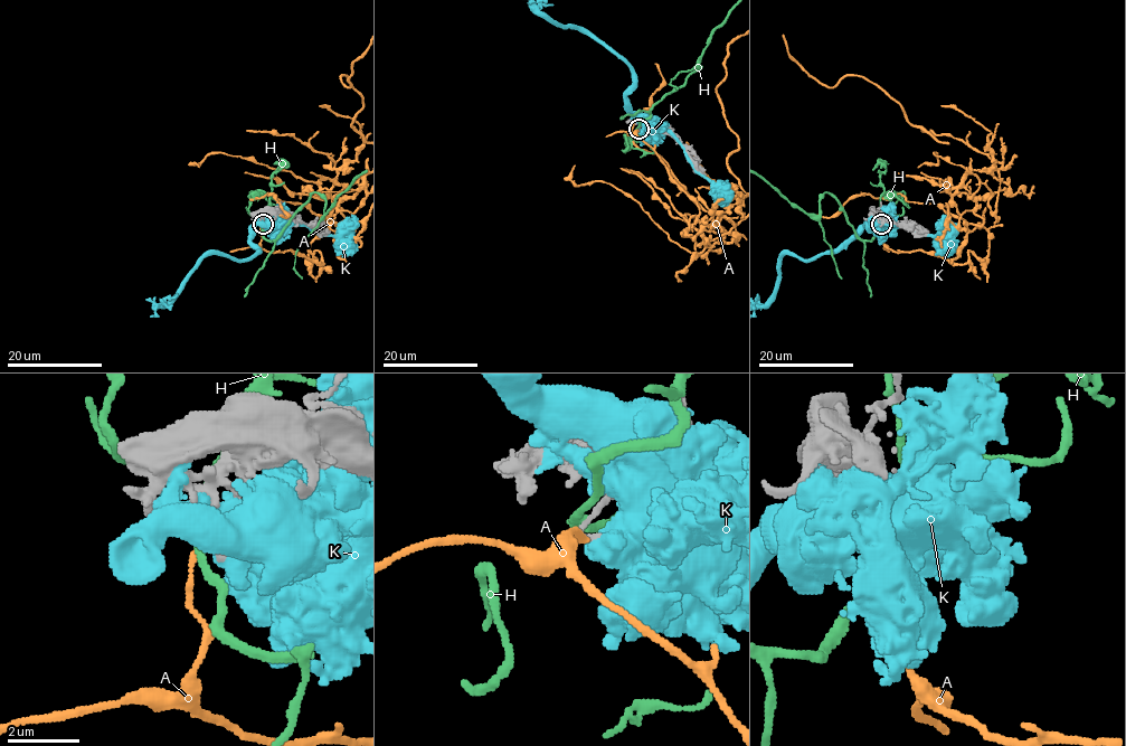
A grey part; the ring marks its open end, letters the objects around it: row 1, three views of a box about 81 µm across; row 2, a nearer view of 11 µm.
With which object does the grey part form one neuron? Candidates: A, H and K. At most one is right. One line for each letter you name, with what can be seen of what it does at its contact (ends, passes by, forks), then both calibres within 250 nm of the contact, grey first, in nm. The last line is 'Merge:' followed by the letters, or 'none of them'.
H: it passes by; 180 nm thick on the grey side, 200 nm on the other
Merge: H

